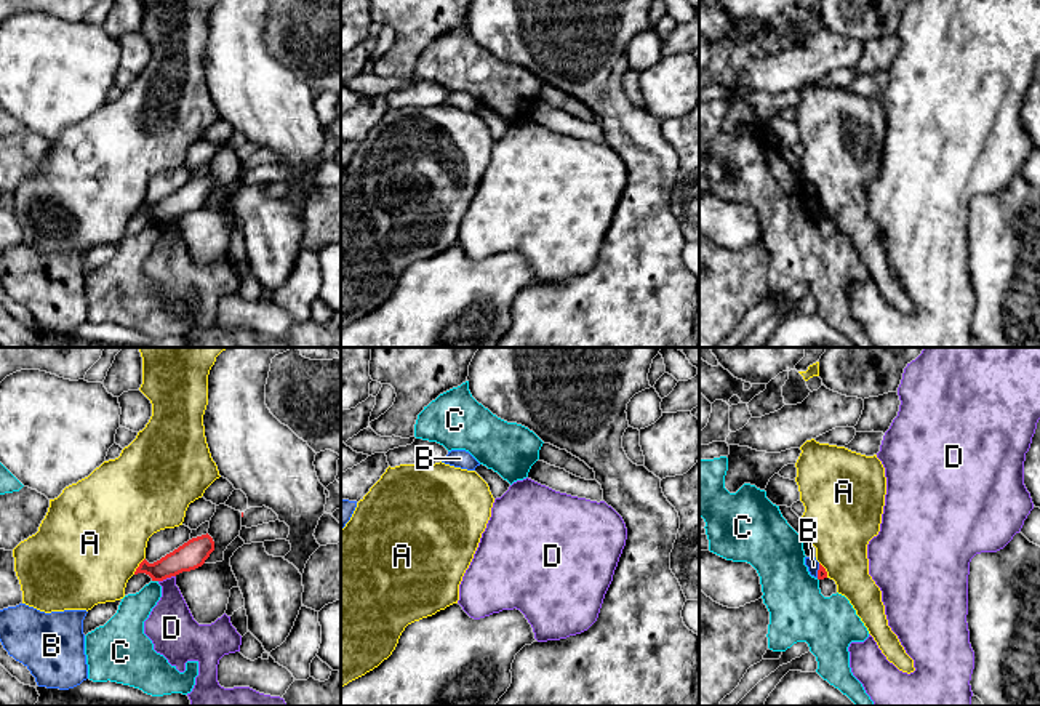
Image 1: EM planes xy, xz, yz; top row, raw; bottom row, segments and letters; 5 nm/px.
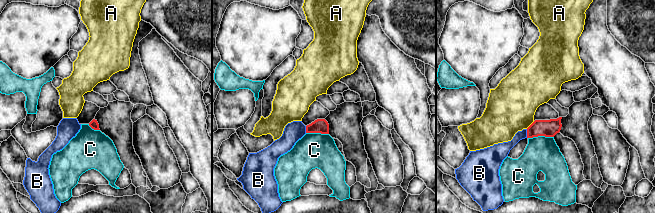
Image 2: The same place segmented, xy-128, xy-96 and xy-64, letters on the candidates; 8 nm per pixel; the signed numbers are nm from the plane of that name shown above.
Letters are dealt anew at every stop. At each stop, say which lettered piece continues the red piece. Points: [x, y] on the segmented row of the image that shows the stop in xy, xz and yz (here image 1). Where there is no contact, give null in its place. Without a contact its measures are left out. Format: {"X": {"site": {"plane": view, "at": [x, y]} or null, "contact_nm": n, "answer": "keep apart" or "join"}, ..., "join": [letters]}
{"A": {"site": {"plane": "xy", "at": [140, 565]}, "contact_nm": 110, "answer": "keep apart"}, "B": {"site": {"plane": "yz", "at": [818, 570]}, "contact_nm": 70, "answer": "keep apart"}, "C": {"site": {"plane": "xy", "at": [156, 580]}, "contact_nm": 30, "answer": "keep apart"}, "D": {"site": {"plane": "xy", "at": [167, 577]}, "contact_nm": 90, "answer": "keep apart"}, "join": []}

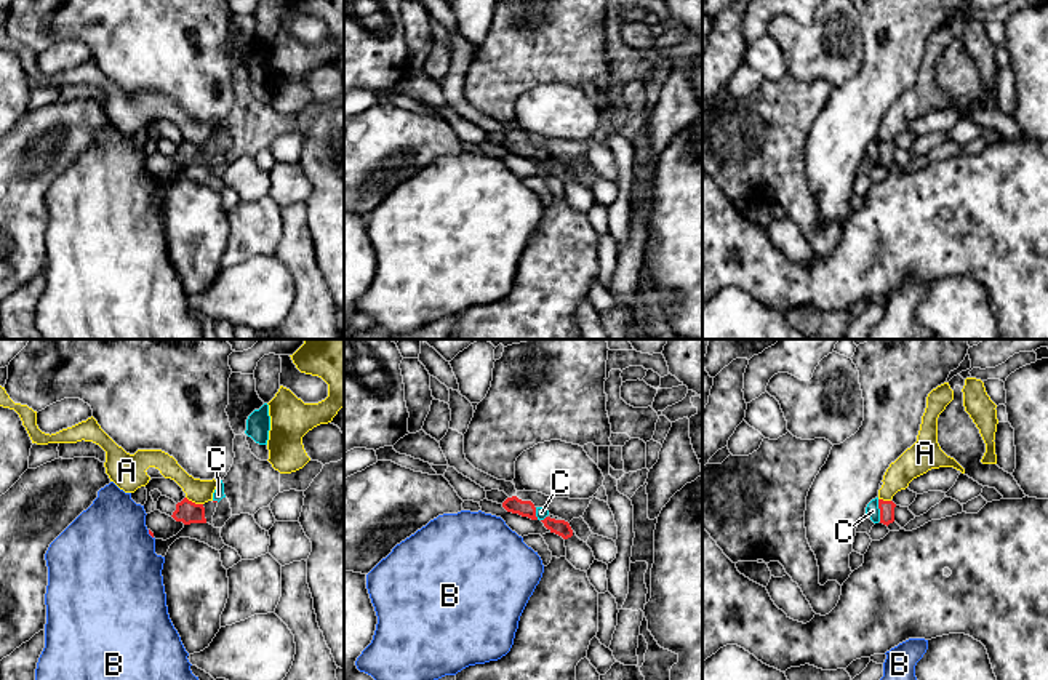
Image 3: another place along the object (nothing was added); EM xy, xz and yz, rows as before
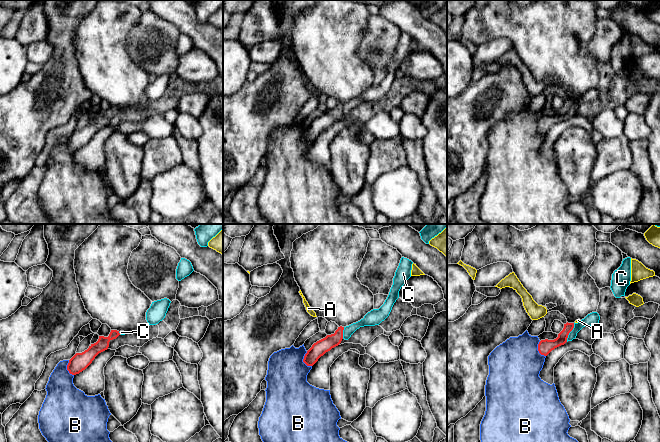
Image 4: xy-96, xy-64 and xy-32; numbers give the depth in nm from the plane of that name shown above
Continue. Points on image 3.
{"A": {"site": {"plane": "xy", "at": [194, 503]}, "contact_nm": 100, "answer": "keep apart"}, "B": {"site": {"plane": "xy", "at": [149, 533]}, "contact_nm": 50, "answer": "keep apart"}, "C": {"site": {"plane": "yz", "at": [880, 511]}, "contact_nm": 110, "answer": "join"}, "join": ["C"]}

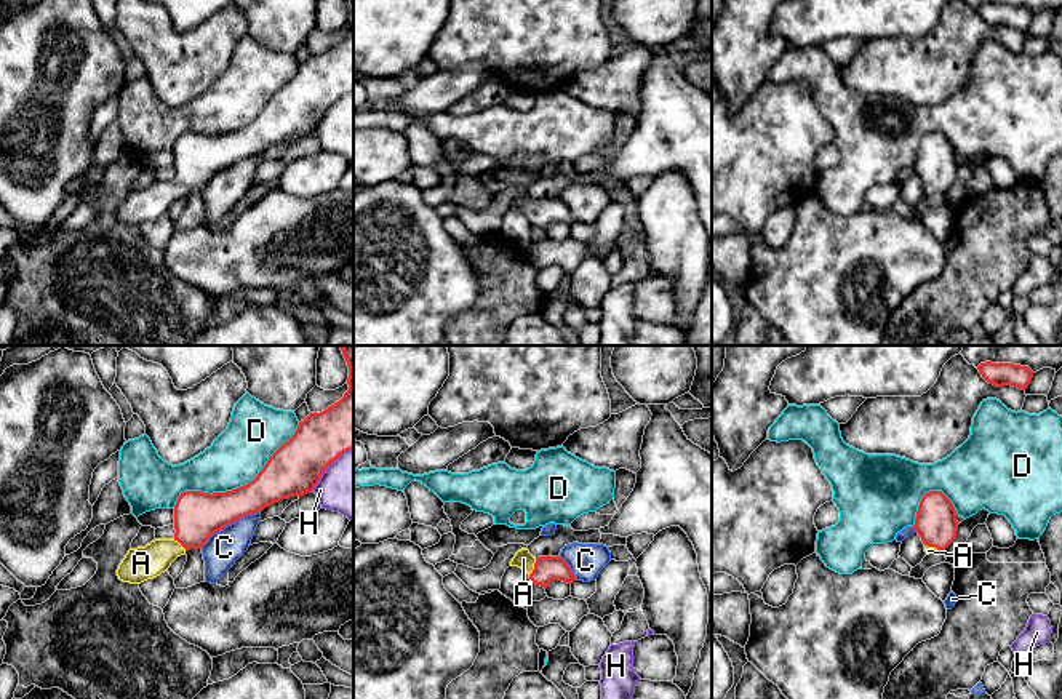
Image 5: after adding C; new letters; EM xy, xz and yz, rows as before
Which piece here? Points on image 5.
{"A": {"site": {"plane": "xz", "at": [534, 567]}, "contact_nm": 90, "answer": "join"}, "C": {"site": {"plane": "xy", "at": [229, 523]}, "contact_nm": 360, "answer": "keep apart"}, "D": {"site": {"plane": "xy", "at": [240, 487]}, "contact_nm": 750, "answer": "keep apart"}, "H": {"site": {"plane": "xy", "at": [328, 464]}, "contact_nm": 300, "answer": "keep apart"}, "join": ["A"]}

